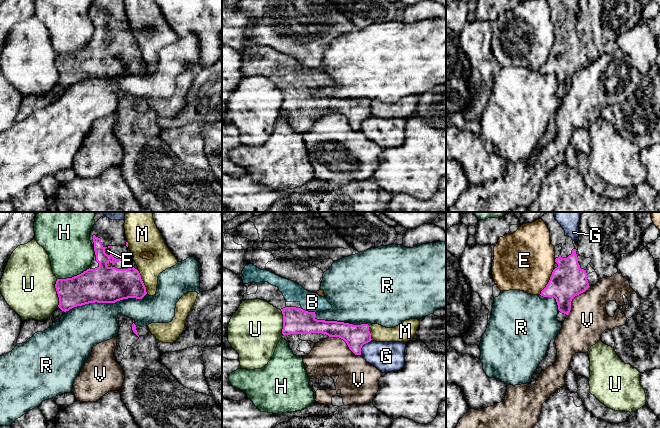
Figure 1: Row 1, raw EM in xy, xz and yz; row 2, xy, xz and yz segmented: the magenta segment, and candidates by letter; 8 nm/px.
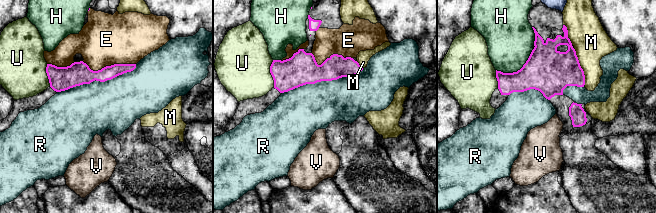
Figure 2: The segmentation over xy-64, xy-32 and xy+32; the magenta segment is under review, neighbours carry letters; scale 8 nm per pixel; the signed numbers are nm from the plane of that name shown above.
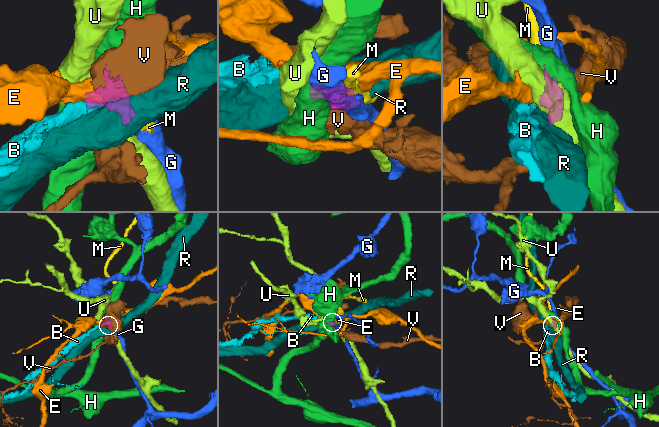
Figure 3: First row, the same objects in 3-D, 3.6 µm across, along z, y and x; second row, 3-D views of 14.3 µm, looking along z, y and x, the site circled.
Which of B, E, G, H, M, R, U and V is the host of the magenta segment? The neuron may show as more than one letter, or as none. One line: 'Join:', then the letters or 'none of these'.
Join: B

